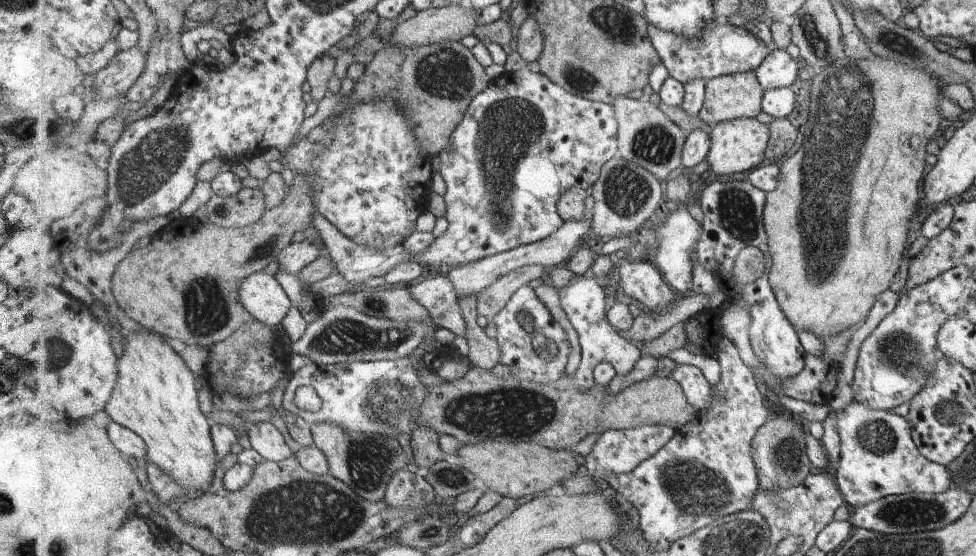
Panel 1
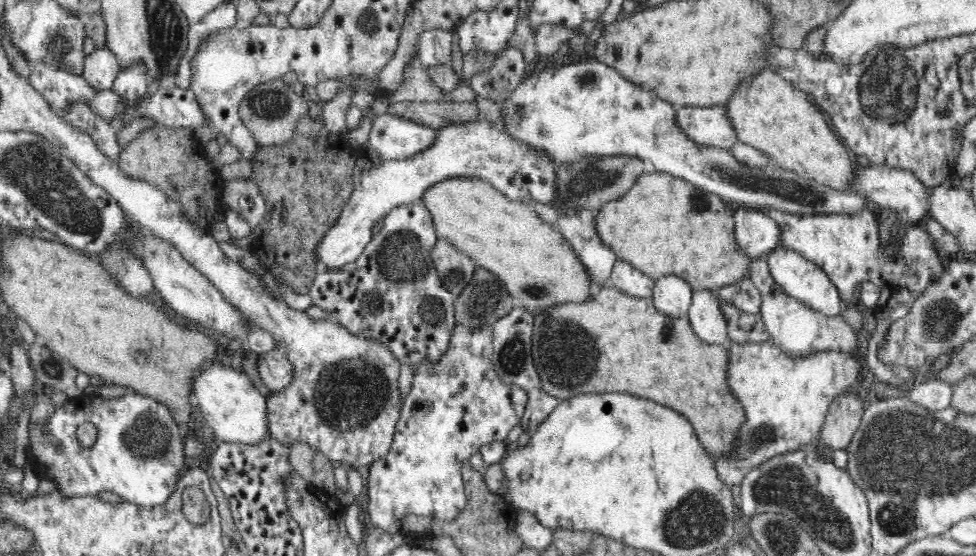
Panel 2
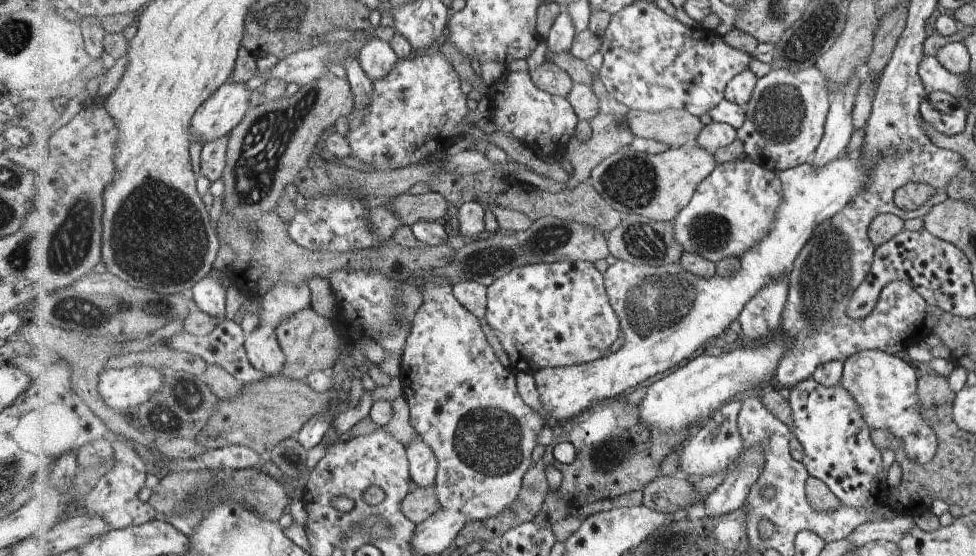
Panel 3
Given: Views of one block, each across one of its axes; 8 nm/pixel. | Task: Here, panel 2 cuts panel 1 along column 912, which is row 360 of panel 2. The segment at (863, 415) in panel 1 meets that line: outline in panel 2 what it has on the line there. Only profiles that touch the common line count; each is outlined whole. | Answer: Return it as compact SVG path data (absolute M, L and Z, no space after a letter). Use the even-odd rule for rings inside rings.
M456 324L449 340L449 347L438 364L426 364L414 375L414 386L404 400L390 452L369 466L368 514L370 520L382 531L396 532L406 514L433 516L438 521L451 521L468 502L461 467L468 456L492 442L506 442L507 434L519 424L526 408L526 391L516 385L504 383L498 377L493 363L492 327L470 329Z

